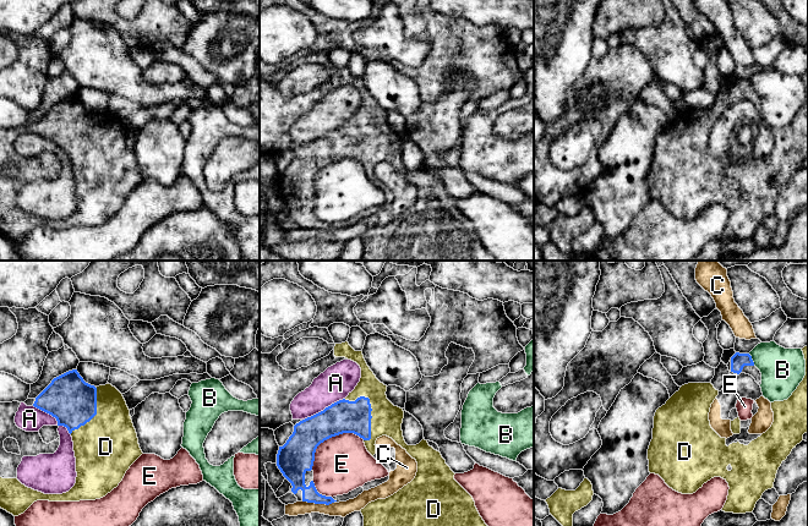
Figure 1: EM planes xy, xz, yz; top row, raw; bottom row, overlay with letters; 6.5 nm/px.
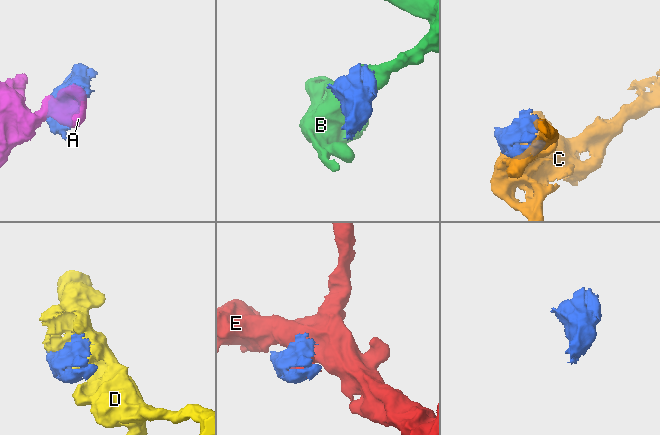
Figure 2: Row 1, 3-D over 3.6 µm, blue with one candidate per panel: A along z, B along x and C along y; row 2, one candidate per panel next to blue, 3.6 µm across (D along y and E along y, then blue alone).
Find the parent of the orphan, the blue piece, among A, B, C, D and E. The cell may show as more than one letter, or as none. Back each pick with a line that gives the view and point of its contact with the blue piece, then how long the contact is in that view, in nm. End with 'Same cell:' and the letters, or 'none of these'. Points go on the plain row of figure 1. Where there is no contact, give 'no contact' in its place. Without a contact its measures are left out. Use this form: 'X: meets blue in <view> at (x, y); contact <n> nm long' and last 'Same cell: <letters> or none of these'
D: meets blue in xz at (370, 133); contact 320 nm long
Same cell: D

